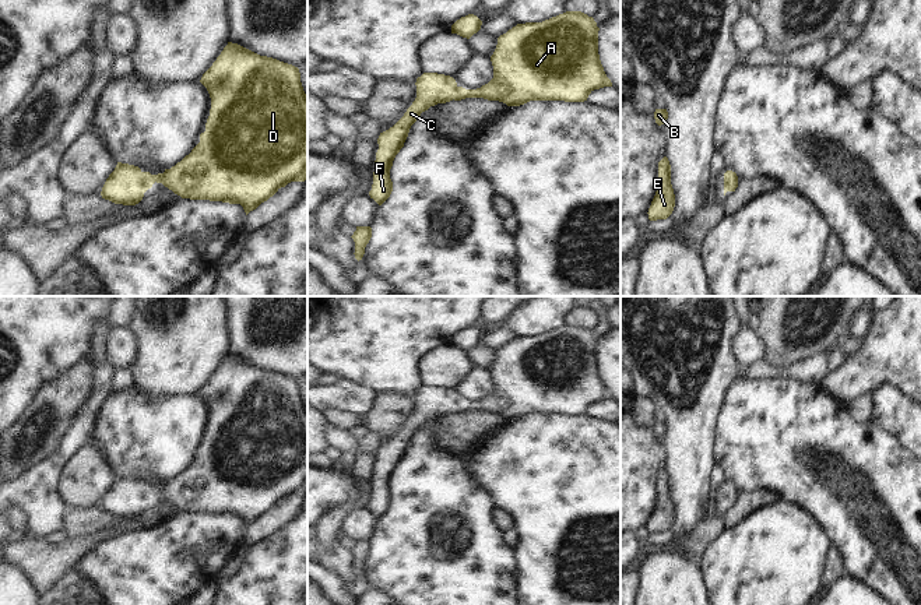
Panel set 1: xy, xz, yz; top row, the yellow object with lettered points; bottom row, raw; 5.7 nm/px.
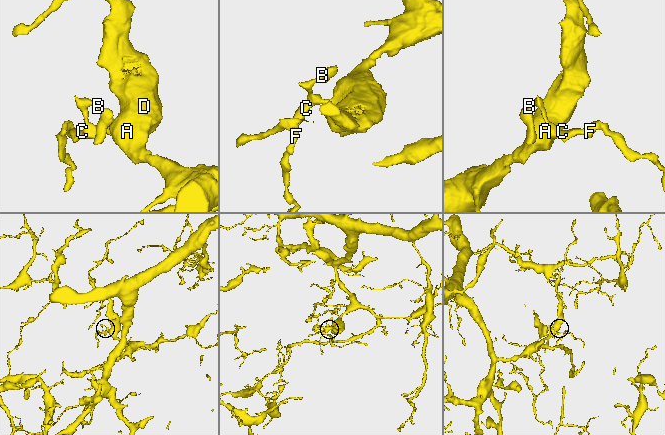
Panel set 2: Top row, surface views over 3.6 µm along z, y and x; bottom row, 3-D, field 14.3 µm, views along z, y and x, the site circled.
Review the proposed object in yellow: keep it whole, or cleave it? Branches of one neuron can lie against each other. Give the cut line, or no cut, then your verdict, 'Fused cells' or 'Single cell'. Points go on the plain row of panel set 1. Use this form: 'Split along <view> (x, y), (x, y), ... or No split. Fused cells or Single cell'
No split. Single cell.

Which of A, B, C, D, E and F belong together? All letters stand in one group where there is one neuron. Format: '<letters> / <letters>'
A B C D E F

